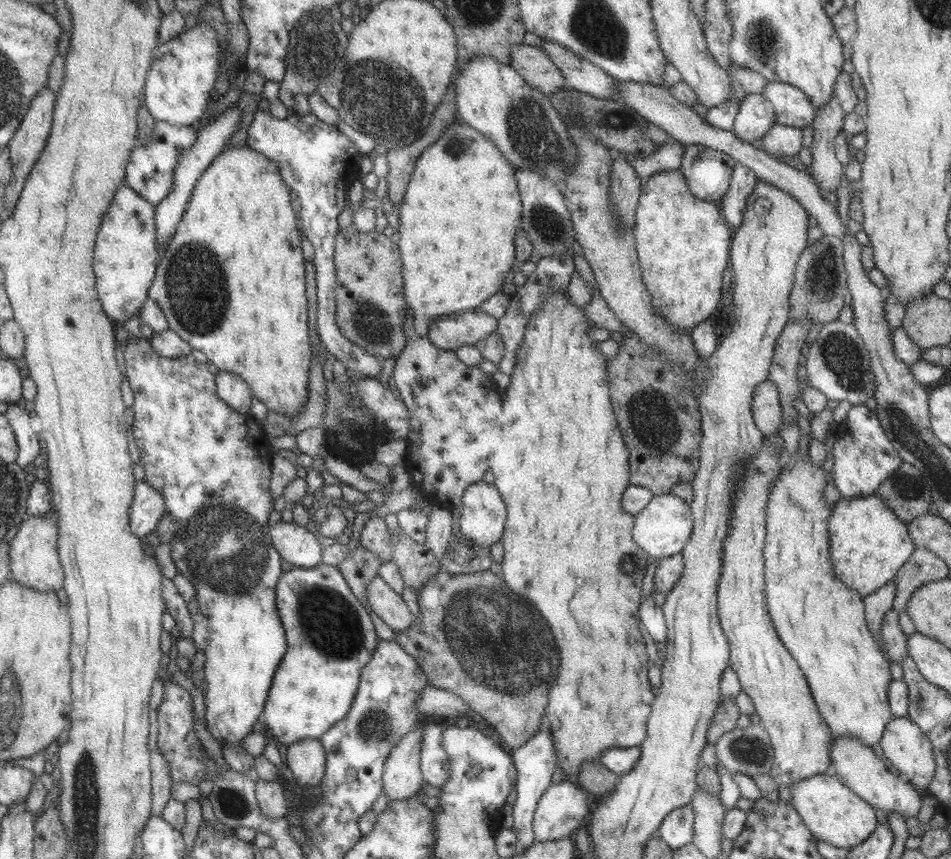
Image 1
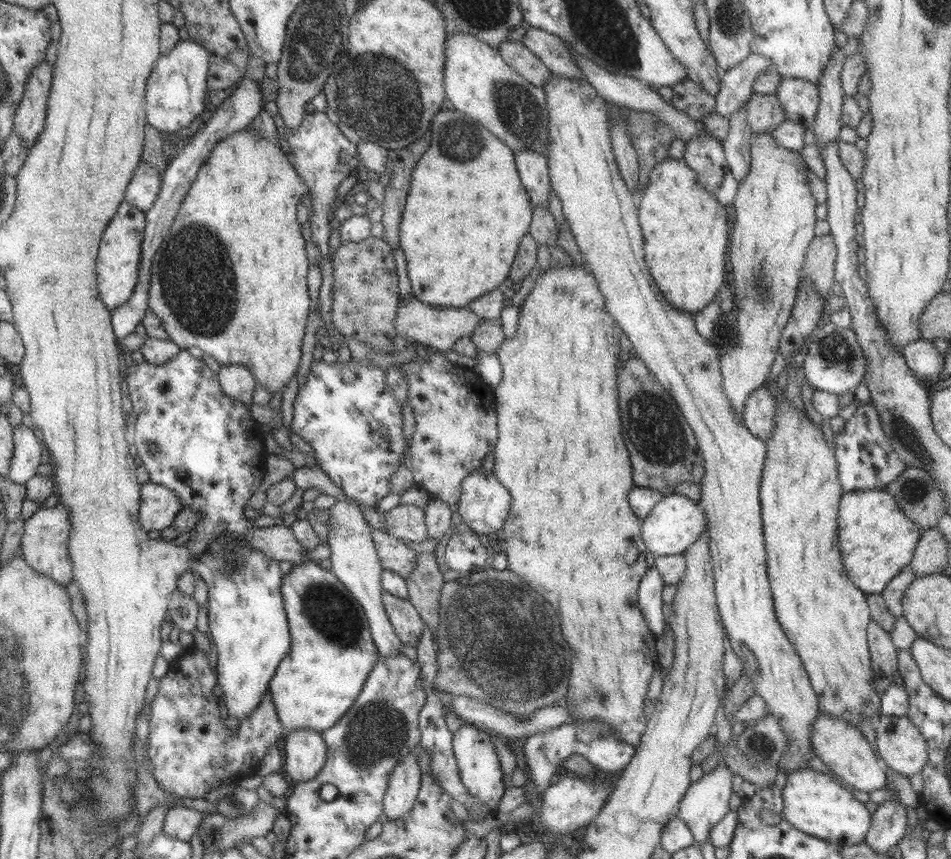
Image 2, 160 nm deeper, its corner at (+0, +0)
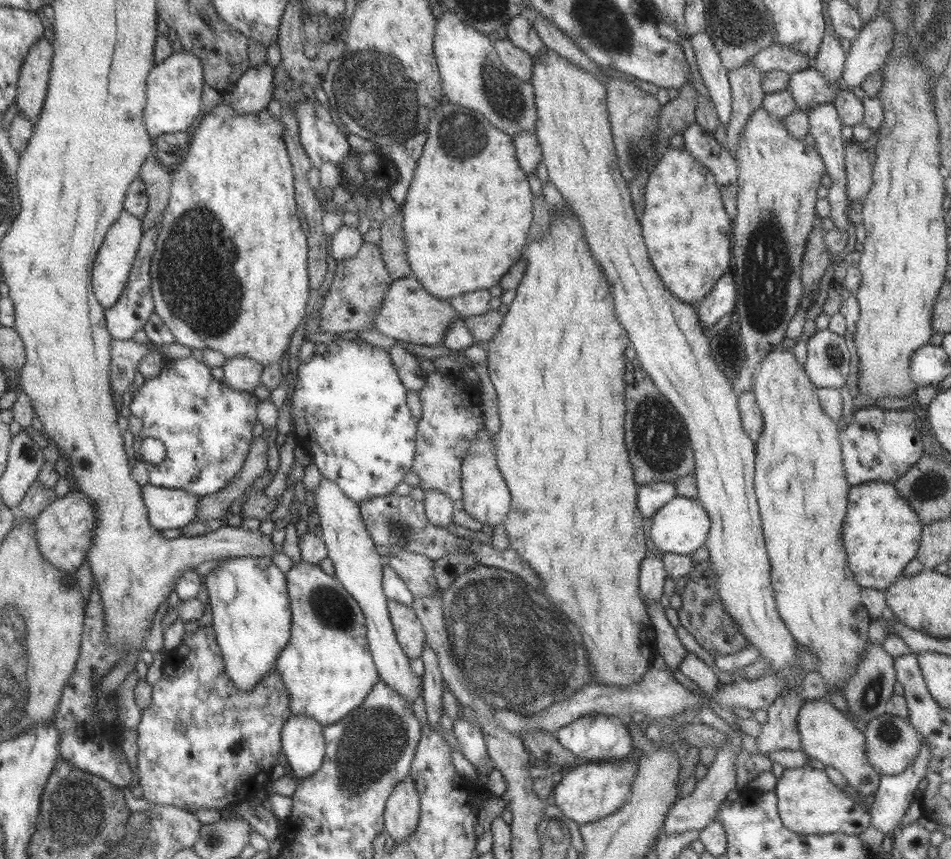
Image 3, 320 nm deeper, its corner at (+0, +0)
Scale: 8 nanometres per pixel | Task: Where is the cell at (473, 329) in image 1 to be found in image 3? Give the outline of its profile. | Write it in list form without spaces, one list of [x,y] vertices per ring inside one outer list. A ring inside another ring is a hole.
[[[407,276],[397,278],[390,283],[389,290],[383,295],[379,310],[371,320],[371,327],[383,336],[398,342],[435,346],[442,342],[451,322],[457,322],[459,317],[460,315],[453,311],[448,300],[427,294],[415,277]]]

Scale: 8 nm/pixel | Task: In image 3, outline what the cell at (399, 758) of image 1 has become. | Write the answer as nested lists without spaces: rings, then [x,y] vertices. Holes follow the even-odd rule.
[[[407,774],[405,780],[397,783],[385,802],[383,814],[385,833],[395,843],[405,841],[417,827],[419,812],[419,797],[411,776]]]

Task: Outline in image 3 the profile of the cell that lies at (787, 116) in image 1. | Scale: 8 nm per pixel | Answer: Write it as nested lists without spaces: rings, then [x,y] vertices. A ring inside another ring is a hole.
[[[812,66],[790,74],[787,86],[789,96],[795,102],[796,110],[805,114],[812,109],[812,106],[832,103],[841,88],[846,88],[841,84],[841,80],[839,80],[839,88],[832,87],[826,83],[823,75]]]

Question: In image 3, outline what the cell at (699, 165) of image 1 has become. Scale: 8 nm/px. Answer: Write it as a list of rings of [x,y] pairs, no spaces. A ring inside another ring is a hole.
[[[697,123],[688,124],[682,132],[683,149],[695,157],[714,176],[725,212],[734,219],[737,214],[738,166],[730,152]]]

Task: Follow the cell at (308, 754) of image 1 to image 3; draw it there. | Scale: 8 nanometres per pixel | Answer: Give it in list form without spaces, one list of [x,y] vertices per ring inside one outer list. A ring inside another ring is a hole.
[[[290,713],[280,730],[280,749],[297,780],[319,770],[324,757],[322,724],[305,715]]]

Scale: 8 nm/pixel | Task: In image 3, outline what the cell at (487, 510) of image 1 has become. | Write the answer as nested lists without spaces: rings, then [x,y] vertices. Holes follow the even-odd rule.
[[[485,428],[475,436],[475,440],[471,441],[465,451],[460,473],[462,500],[457,508],[464,510],[470,517],[474,518],[478,525],[495,526],[503,522],[510,507],[510,492],[497,466],[496,445],[493,445],[491,436],[487,434]]]

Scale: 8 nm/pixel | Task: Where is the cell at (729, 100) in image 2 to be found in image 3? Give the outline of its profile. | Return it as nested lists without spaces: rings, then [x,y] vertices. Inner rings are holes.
[[[777,43],[761,49],[749,63],[755,68],[761,69],[763,73],[768,70],[780,70],[793,74],[810,66],[808,58],[803,54]]]

